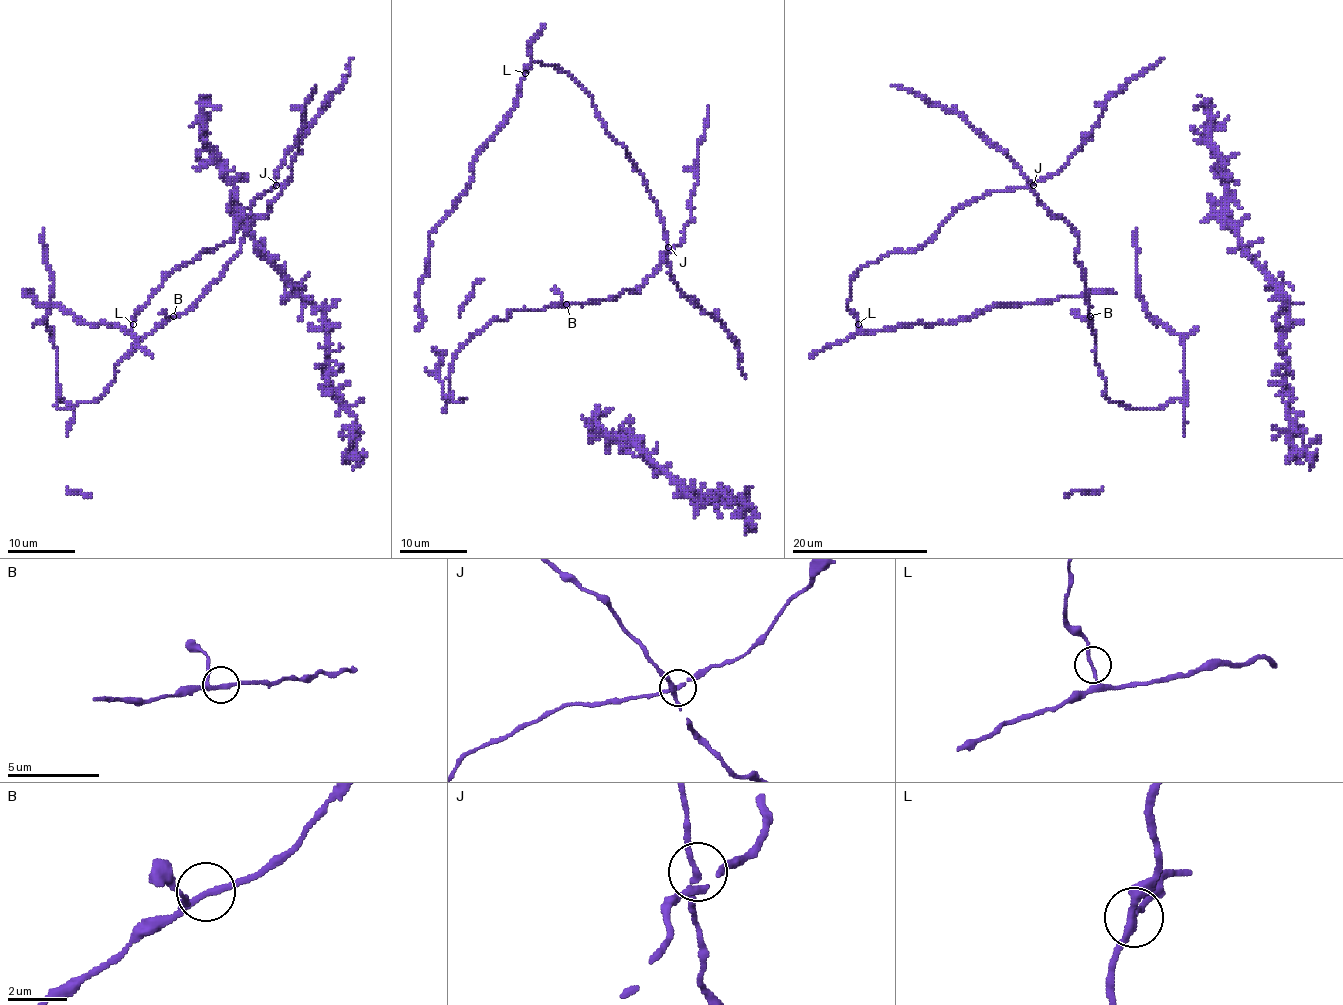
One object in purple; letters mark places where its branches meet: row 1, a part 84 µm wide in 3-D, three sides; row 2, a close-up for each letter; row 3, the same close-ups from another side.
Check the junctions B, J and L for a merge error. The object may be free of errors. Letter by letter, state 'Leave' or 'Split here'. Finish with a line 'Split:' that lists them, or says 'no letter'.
B: Leave
J: Leave
L: Leave
Split: no letter

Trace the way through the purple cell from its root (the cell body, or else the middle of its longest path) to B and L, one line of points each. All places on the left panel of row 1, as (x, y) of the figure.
B: (275, 185), (281, 193), (269, 204), (269, 212), (252, 224), (241, 250), (190, 307), (173, 316)
L: (275, 185), (243, 210), (230, 241), (213, 251), (202, 251), (172, 272), (133, 318), (133, 324)

